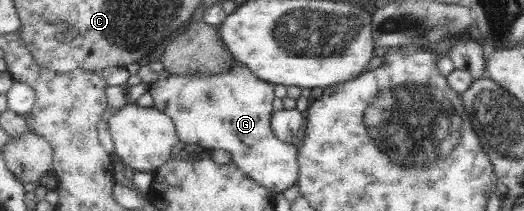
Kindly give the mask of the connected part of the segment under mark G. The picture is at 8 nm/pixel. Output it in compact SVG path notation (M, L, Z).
M234 60L234 66L227 73L220 73L219 75L207 74L185 74L175 75L170 74L166 79L161 78L150 85L150 95L153 97L153 107L159 109L159 111L165 111L167 115L170 115L176 122L180 141L187 145L187 148L205 148L208 150L223 149L231 153L231 161L235 165L239 166L247 175L250 175L257 183L263 185L267 189L276 193L283 193L287 189L291 189L293 185L298 183L300 174L300 165L298 162L298 143L286 144L283 140L280 140L275 135L274 128L272 127L272 118L274 117L275 109L273 109L273 99L275 99L275 85L273 83L266 83L259 76L256 76L254 72L250 70L245 64Z

